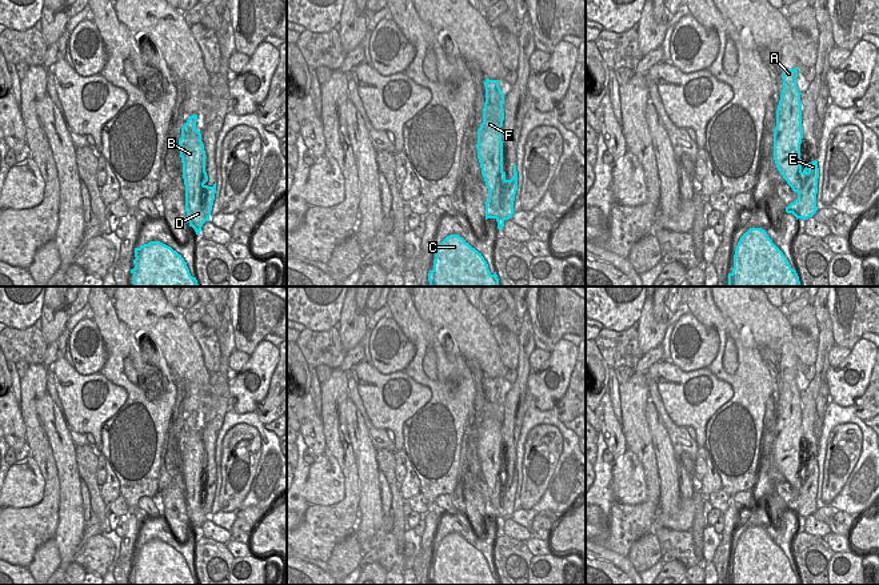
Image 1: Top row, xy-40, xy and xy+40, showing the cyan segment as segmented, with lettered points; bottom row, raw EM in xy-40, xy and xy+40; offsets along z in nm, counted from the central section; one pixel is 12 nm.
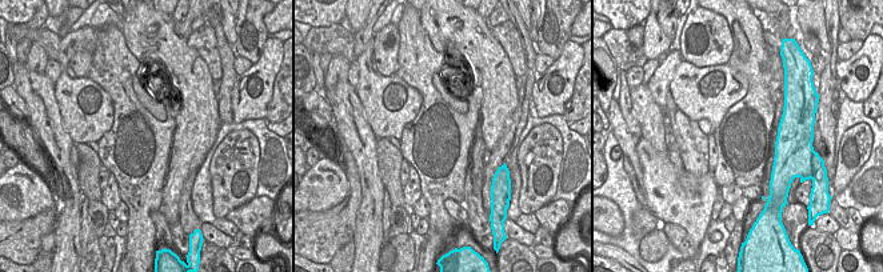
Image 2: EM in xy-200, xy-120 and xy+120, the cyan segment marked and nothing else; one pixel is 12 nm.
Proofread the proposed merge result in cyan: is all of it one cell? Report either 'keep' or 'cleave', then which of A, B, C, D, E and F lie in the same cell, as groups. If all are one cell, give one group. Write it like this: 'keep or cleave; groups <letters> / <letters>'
cleave; groups A B C D F / E

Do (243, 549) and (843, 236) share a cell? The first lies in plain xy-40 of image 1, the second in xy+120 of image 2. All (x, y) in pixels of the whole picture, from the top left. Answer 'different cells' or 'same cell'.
same cell

